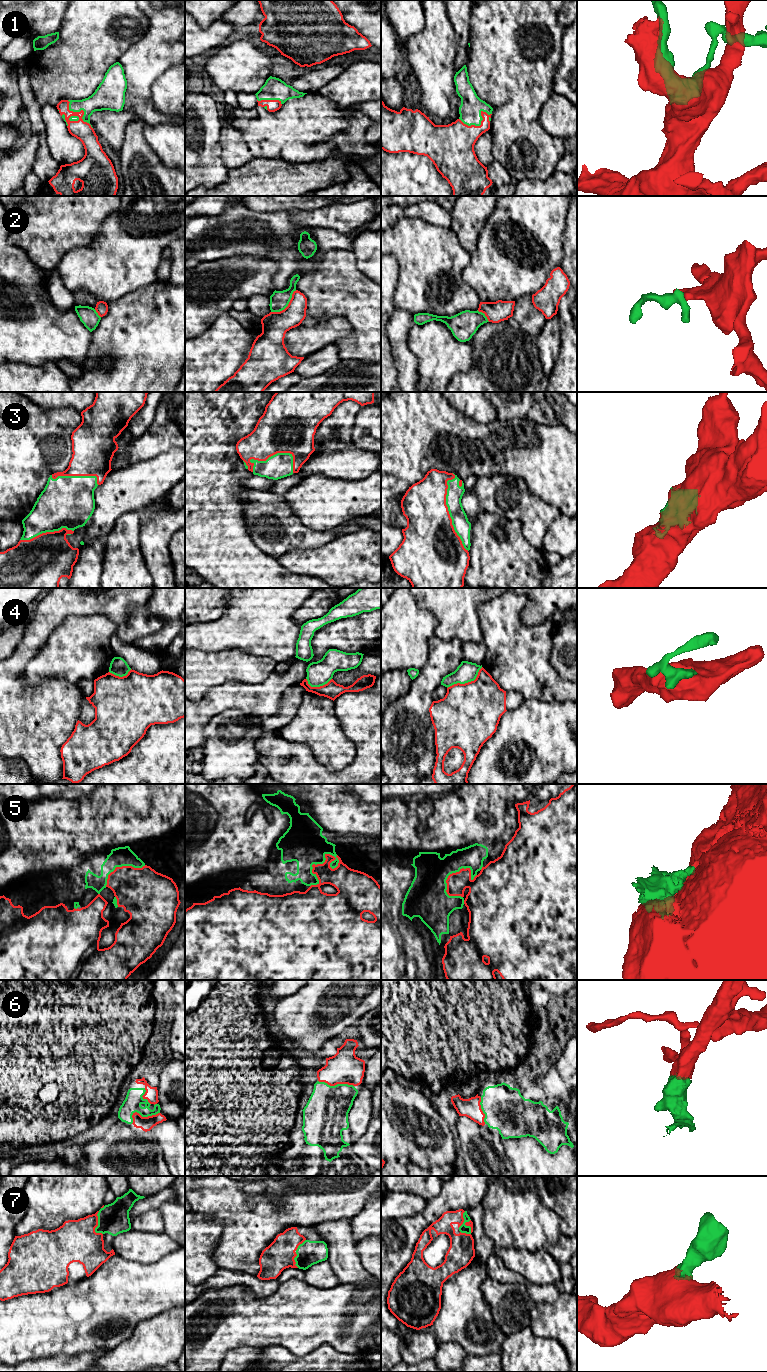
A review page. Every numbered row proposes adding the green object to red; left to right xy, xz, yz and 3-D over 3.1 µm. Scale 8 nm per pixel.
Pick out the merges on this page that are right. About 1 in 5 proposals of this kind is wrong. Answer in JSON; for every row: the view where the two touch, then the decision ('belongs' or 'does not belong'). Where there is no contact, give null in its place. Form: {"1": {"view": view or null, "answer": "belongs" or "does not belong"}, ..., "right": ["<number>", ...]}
{"1": {"view": "yz", "answer": "belongs"}, "2": {"view": "xz", "answer": "does not belong"}, "3": {"view": "yz", "answer": "belongs"}, "4": {"view": "yz", "answer": "does not belong"}, "5": {"view": "xz", "answer": "belongs"}, "6": {"view": "xy", "answer": "belongs"}, "7": {"view": "yz", "answer": "belongs"}, "right": ["1", "3", "5", "6", "7"]}

